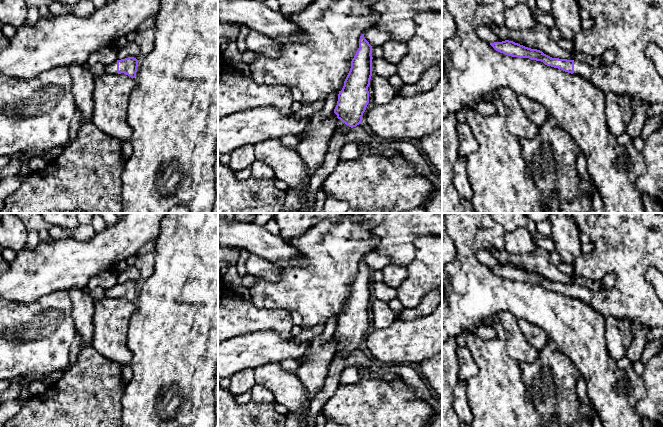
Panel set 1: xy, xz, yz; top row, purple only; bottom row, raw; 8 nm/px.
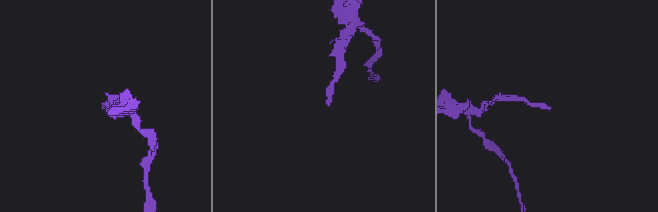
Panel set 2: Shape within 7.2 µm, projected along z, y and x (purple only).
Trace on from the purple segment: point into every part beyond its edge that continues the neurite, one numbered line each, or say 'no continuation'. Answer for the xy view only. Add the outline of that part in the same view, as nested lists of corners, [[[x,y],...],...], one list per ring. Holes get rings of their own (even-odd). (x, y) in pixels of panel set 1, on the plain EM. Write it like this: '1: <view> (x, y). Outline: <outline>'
1: xy (111, 292). Outline: [[[117,284],[107,290],[105,290],[105,297],[118,298],[117,297]]]

